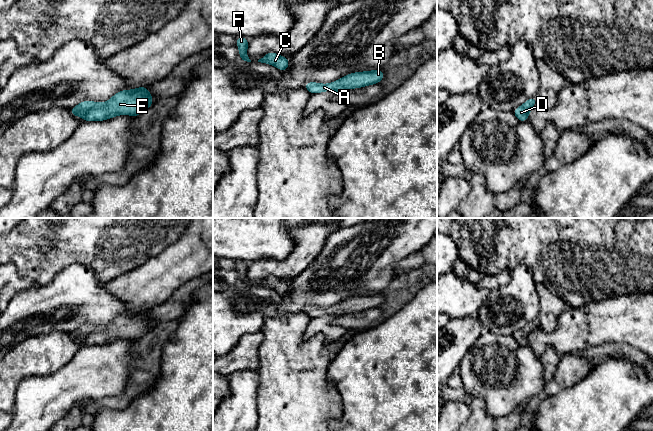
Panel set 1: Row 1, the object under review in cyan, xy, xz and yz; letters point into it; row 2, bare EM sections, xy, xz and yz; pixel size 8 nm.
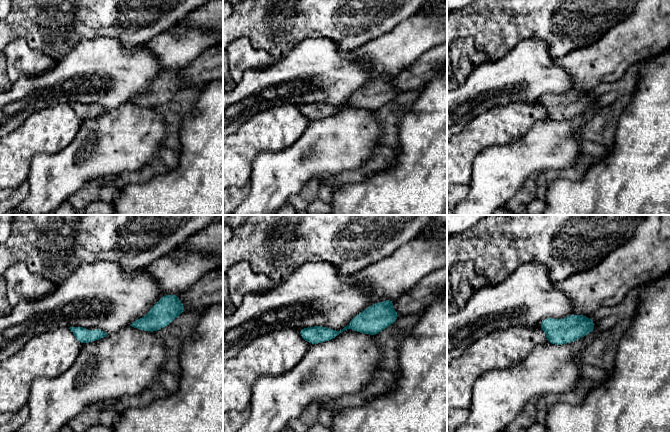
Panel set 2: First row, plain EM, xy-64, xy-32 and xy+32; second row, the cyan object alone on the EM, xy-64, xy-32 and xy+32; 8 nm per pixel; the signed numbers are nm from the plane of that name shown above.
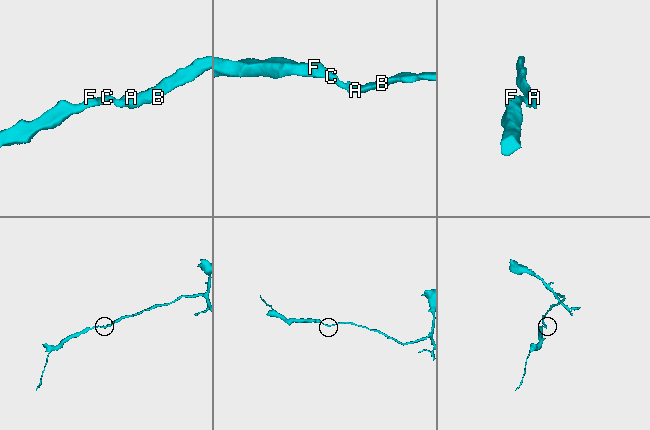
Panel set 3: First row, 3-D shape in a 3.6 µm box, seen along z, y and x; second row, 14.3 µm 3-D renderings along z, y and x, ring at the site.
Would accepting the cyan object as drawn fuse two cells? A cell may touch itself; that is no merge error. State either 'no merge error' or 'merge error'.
no merge error

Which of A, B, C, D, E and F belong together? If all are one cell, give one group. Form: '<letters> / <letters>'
A B C D E F

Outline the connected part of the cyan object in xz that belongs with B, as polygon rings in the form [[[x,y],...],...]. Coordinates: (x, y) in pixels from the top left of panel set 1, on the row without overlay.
[[[377,293],[372,295],[351,297],[340,302],[338,305],[334,305],[328,308],[308,306],[304,308],[304,312],[306,312],[311,317],[311,319],[324,315],[333,315],[338,317],[344,314],[377,308],[383,303],[384,296]]]

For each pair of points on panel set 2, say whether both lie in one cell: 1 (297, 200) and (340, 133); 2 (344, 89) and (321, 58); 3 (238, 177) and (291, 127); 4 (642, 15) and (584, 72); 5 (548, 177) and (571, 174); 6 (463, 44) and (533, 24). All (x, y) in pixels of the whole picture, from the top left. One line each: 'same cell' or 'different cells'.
1: different cells
2: same cell
3: same cell
4: same cell
5: same cell
6: different cells

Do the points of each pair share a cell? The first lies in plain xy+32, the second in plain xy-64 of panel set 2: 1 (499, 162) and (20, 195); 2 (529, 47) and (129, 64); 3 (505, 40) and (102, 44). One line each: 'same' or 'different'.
1: different
2: same
3: different

